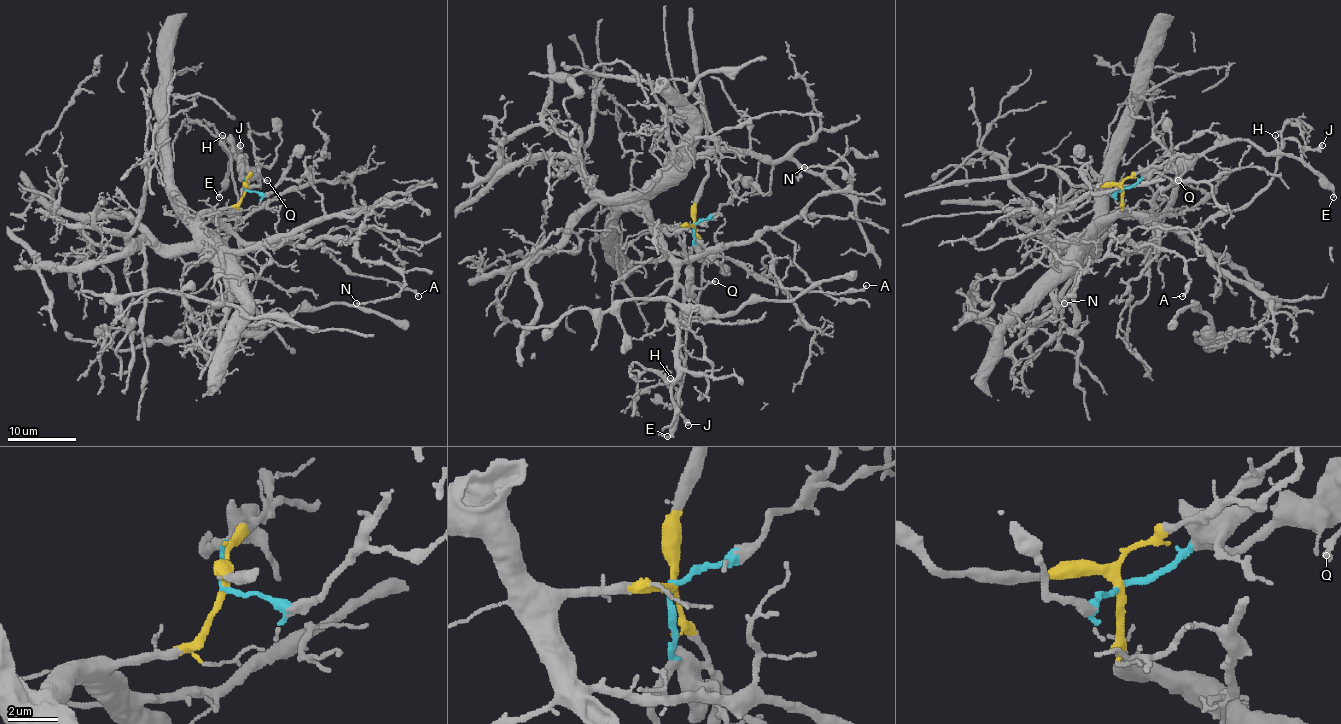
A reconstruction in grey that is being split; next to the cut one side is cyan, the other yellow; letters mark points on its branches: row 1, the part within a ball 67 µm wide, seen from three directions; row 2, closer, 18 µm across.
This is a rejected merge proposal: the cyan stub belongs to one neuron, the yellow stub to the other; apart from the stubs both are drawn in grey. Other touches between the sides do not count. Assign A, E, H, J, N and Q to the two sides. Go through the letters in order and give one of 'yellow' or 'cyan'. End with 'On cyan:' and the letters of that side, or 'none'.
A: yellow
E: cyan
H: cyan
J: cyan
N: yellow
Q: cyan
On cyan: E, H, J, Q

